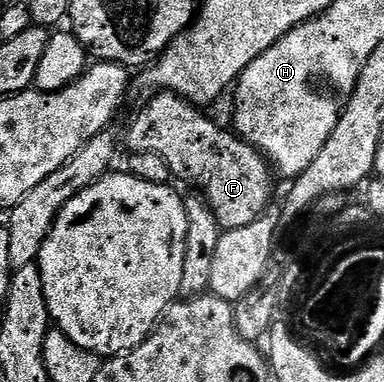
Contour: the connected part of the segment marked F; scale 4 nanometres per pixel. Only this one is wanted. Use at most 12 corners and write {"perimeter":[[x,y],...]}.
{"perimeter":[[163,91],[128,125],[193,185],[221,230],[269,212],[274,169],[231,128]]}

